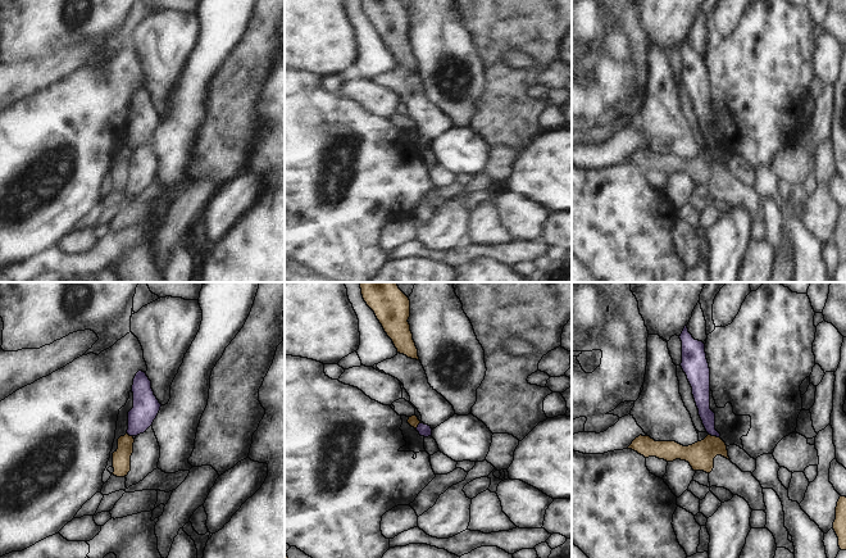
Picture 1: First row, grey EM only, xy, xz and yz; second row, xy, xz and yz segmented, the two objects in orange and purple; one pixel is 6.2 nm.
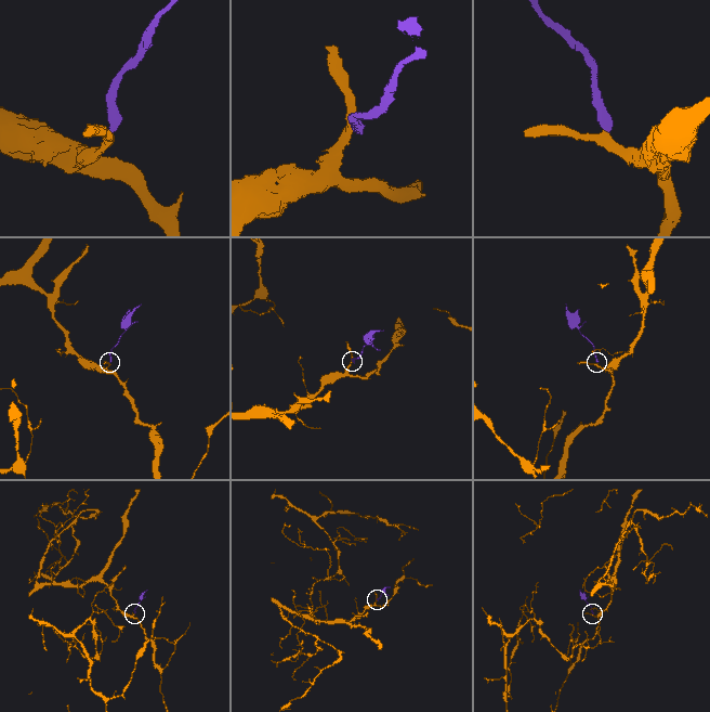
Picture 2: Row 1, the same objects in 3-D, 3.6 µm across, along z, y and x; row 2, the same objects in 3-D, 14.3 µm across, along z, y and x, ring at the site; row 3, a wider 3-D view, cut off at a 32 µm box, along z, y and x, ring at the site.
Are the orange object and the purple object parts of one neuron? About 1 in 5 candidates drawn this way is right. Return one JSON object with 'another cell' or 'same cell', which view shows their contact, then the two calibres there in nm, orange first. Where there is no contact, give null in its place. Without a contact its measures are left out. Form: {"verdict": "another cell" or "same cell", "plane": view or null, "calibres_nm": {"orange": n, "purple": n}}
{"verdict": "another cell", "plane": "yz", "calibres_nm": {"orange": 170, "purple": 100}}

